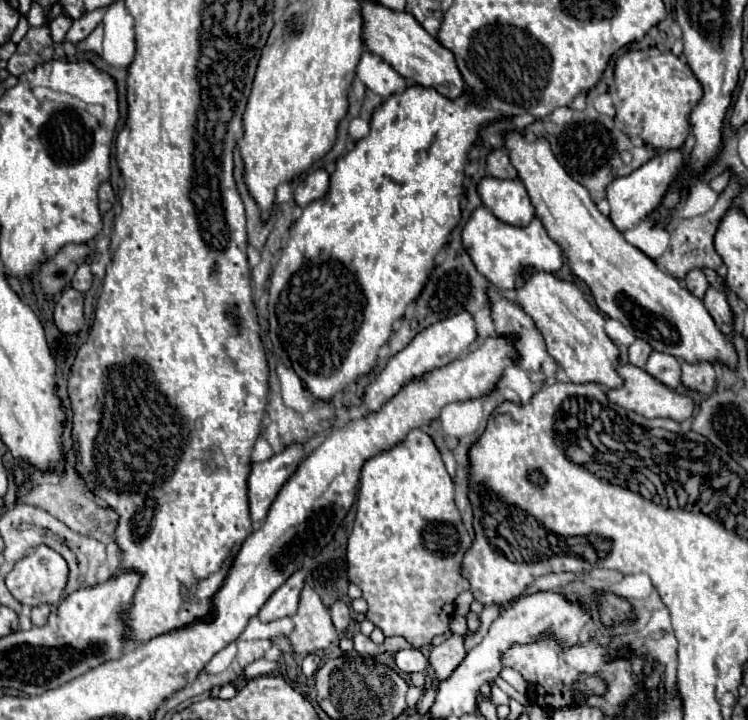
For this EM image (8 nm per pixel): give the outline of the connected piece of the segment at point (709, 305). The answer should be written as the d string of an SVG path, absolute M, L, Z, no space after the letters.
M710 286L702 302L704 302L706 310L710 312L710 316L714 318L714 322L716 322L718 326L722 326L722 324L730 324L730 322L732 322L730 304L728 304L728 300L726 300L726 296L724 296L724 292L722 292L720 288Z

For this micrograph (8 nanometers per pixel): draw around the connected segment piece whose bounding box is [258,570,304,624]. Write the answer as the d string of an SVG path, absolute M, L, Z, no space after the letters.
M298 570L262 606L262 610L258 612L260 622L268 624L268 622L274 622L286 616L294 616L298 608L298 596L300 596L302 586L304 586L304 572Z

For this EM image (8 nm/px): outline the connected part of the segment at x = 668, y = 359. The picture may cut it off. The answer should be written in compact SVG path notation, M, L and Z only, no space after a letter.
M652 352L644 370L668 388L676 388L680 384L680 360L670 354Z

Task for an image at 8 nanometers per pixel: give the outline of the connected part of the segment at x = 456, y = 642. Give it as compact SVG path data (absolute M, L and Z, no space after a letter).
M450 636L446 642L436 646L430 654L430 664L438 676L438 680L446 680L452 670L462 662L466 656L464 640L460 636Z

